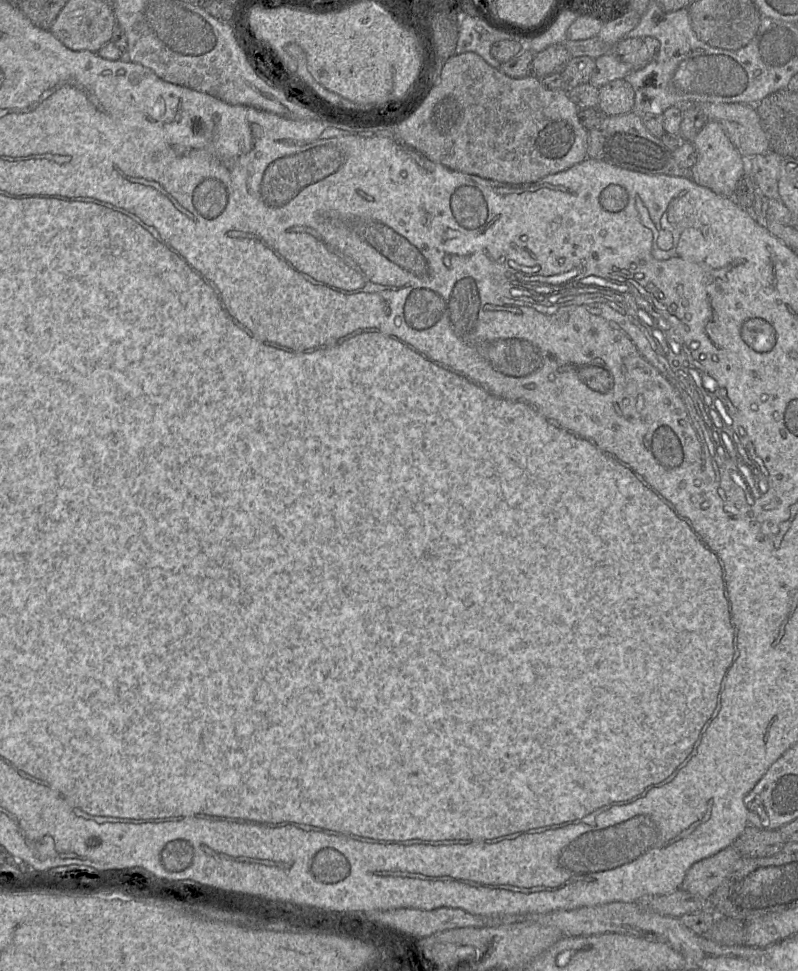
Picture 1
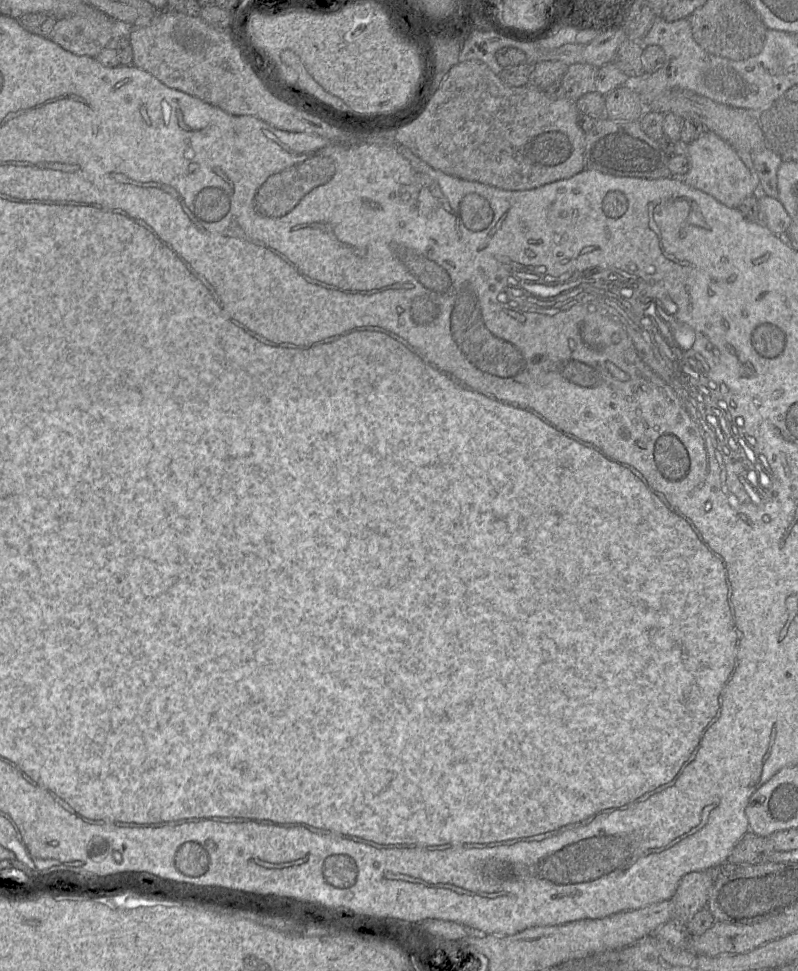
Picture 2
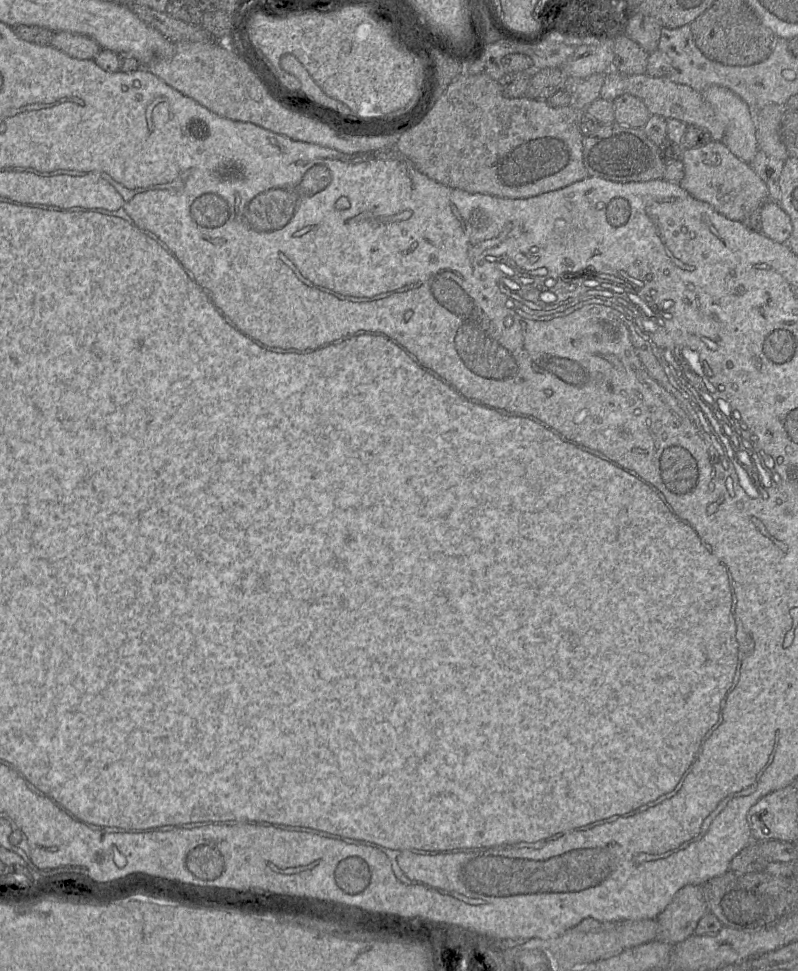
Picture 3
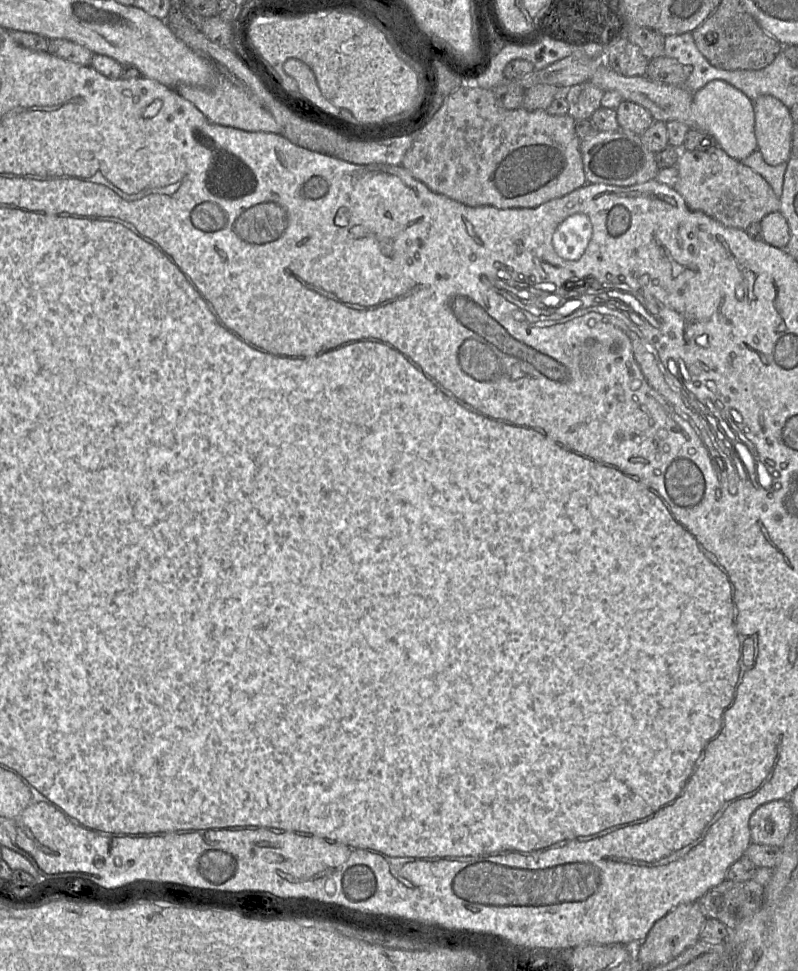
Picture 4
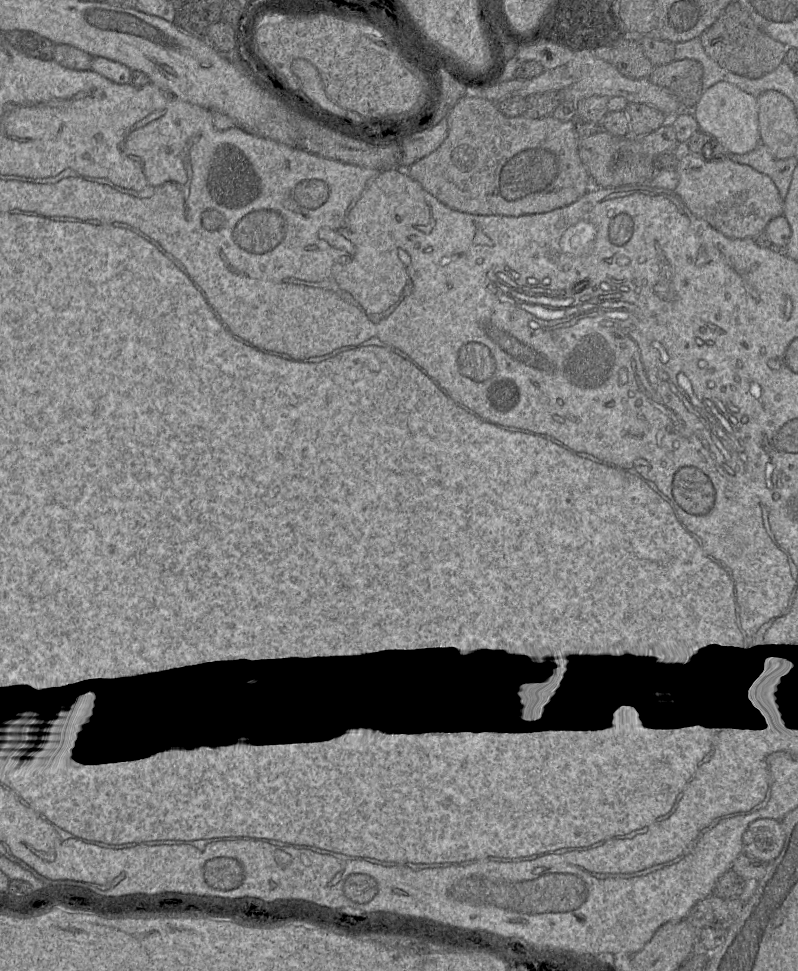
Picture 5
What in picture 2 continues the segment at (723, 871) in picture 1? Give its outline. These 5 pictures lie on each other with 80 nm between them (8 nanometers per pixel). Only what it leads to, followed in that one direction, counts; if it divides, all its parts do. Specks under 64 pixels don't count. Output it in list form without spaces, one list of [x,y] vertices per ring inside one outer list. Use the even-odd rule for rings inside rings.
[[[716,869],[690,872],[682,877],[671,899],[676,922],[685,926],[699,910],[707,907],[710,890],[716,880]]]

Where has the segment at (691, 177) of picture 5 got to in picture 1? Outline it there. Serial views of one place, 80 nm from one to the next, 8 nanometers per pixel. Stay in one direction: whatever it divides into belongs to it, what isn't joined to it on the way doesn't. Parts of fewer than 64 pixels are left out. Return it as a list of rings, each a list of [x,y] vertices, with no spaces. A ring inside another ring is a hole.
[[[707,121],[693,141],[697,161],[691,168],[691,179],[714,193],[733,198],[738,181],[744,175],[744,157],[732,144],[721,125],[716,121]]]

